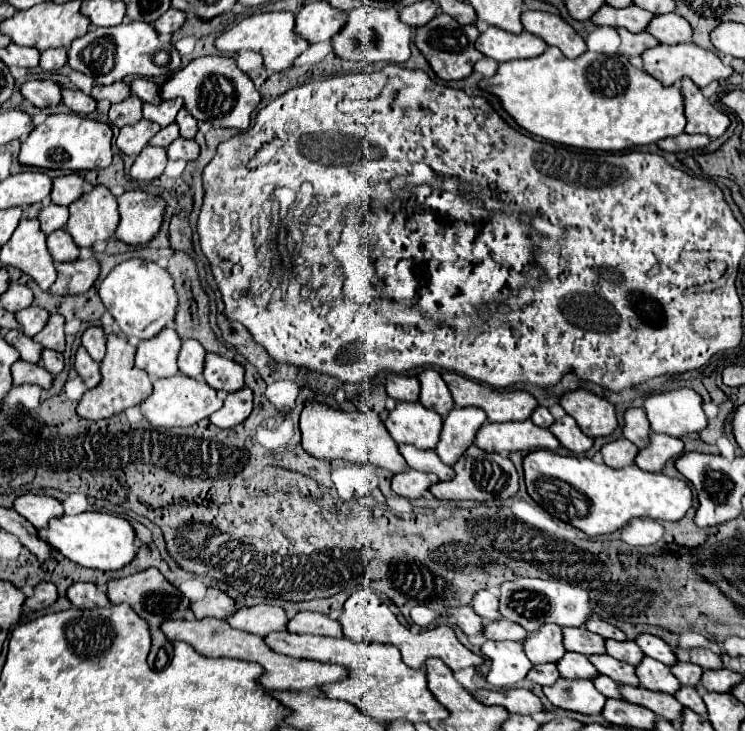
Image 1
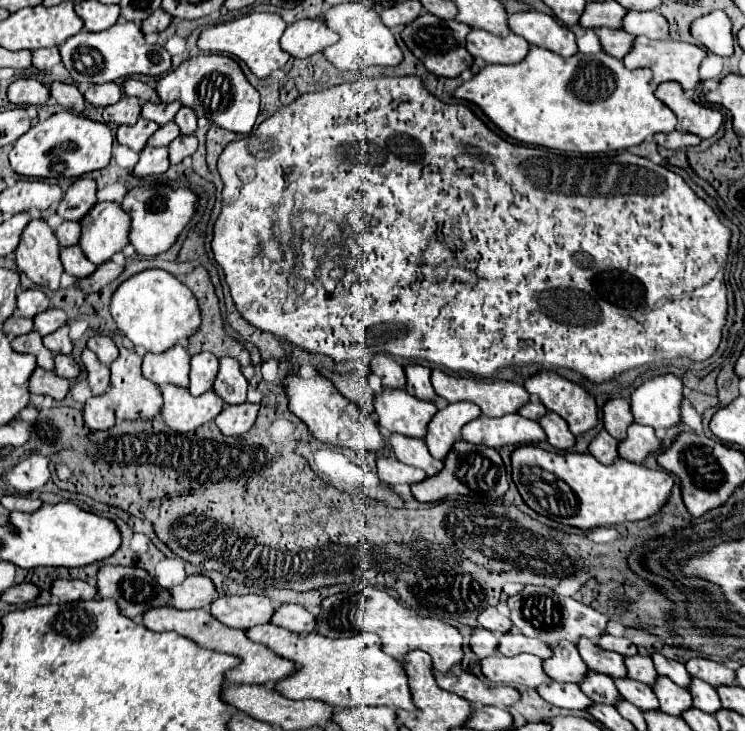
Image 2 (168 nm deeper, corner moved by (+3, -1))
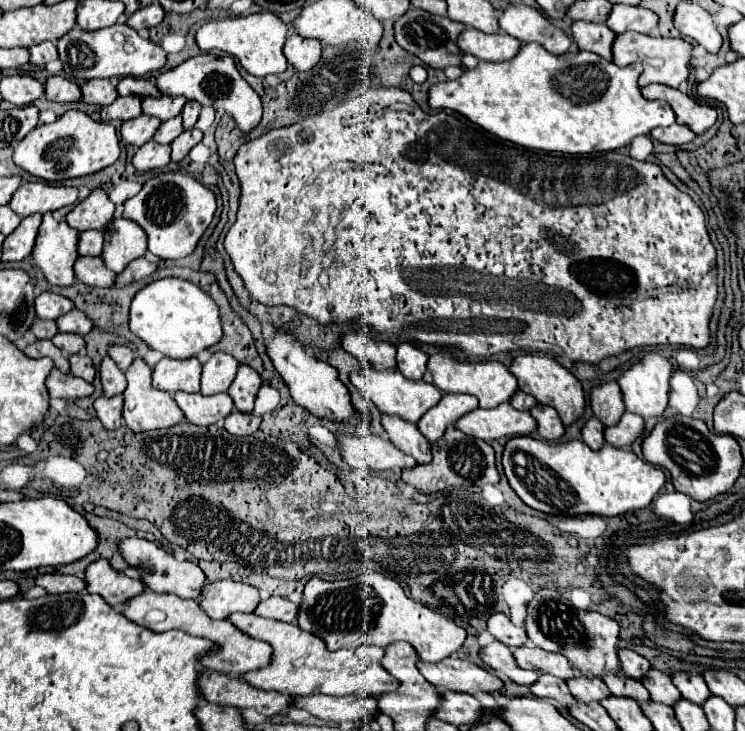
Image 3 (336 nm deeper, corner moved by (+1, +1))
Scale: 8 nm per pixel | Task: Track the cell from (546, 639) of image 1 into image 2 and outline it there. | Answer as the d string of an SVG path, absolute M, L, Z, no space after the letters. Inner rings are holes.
M560 642L552 648L552 656L544 660L544 672L556 682L580 682L588 666L580 660L580 654L572 642Z

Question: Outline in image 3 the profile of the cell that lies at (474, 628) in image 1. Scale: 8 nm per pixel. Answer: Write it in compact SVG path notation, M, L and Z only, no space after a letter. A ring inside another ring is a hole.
M492 642L490 646L484 646L480 652L482 660L498 674L508 676L510 680L514 680L516 684L524 684L524 686L532 686L534 682L538 682L538 674L524 670L516 664L512 650L506 648L502 642Z

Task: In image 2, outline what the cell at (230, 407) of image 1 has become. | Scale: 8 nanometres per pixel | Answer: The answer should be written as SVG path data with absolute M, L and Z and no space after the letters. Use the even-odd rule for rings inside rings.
M226 404L224 410L216 416L216 426L222 430L226 436L238 436L250 430L258 414L258 404Z

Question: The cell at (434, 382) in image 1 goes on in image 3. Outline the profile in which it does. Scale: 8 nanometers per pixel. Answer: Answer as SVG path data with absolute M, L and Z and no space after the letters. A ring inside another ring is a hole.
M400 342L396 346L396 366L400 372L404 372L406 378L418 380L426 374L426 364L428 364L428 354L422 352L418 346L412 342Z

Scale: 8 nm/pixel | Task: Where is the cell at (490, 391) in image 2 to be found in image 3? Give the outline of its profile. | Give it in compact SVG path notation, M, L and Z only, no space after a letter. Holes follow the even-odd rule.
M438 352L432 354L428 360L428 374L432 376L432 382L442 390L442 392L452 392L452 394L472 394L480 400L482 408L494 408L500 402L506 402L512 398L512 394L518 390L516 378L508 372L504 364L498 360L484 360L484 362L468 362L468 360L458 360L450 352Z

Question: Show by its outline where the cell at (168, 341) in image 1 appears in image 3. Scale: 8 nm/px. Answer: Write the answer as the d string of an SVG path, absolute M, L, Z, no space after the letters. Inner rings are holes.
M162 358L154 368L154 388L164 392L200 392L202 364L196 358L172 360Z

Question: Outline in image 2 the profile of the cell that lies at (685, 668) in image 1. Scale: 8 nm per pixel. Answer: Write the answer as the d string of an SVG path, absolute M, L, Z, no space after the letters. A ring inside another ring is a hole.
M692 678L690 686L688 686L694 706L700 710L706 710L708 714L714 714L716 710L720 710L720 698L716 694L716 688L712 688L708 682L700 680L700 678Z

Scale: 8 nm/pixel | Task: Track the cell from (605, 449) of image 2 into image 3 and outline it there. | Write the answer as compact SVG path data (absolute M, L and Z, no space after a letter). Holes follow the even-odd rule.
M590 418L586 420L586 424L582 426L582 440L592 448L592 450L598 450L602 448L604 444L604 436L602 436L602 424L596 420L596 418Z

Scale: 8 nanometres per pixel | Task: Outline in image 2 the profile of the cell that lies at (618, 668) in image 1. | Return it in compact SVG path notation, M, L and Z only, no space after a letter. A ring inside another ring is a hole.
M612 678L618 692L628 698L628 702L636 704L640 710L654 710L658 708L658 702L656 702L656 696L652 692L652 688L644 682L638 682L638 680L632 680L632 678Z

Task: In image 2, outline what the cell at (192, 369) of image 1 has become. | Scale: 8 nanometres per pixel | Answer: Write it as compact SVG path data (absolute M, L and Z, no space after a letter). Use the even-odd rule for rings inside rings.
M200 352L190 358L190 394L200 396L212 388L212 378L216 376L218 360L214 354Z

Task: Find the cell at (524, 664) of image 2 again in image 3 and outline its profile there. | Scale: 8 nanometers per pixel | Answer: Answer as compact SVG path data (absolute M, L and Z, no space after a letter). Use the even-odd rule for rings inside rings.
M540 672L538 684L530 686L530 690L532 690L532 694L538 696L538 698L558 700L564 708L570 708L570 706L576 704L576 702L574 702L574 696L570 696L570 690L568 690L566 682L554 678L554 676L550 676L550 674L542 674L542 672Z

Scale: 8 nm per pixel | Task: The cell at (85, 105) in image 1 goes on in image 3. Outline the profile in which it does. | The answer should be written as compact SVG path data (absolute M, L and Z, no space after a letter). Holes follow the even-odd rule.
M50 76L46 80L44 92L46 92L46 98L52 102L70 102L72 104L82 98L78 84L68 78L62 78L62 76Z

